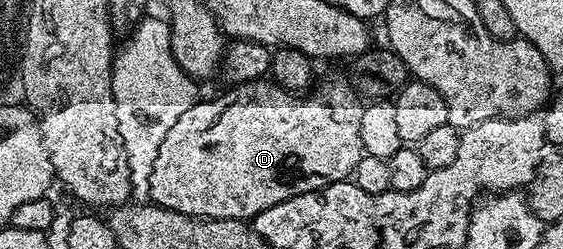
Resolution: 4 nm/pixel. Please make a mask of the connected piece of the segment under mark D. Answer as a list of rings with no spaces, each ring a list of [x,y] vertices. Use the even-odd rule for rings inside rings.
[[[255,80],[240,82],[229,87],[230,94],[222,94],[211,102],[199,100],[195,102],[172,129],[168,136],[160,140],[160,153],[156,156],[156,164],[152,164],[152,180],[150,181],[150,202],[175,210],[181,214],[188,214],[192,218],[240,218],[253,220],[264,208],[272,208],[272,204],[284,204],[284,200],[292,200],[292,196],[300,196],[304,192],[323,190],[337,182],[345,182],[353,175],[356,164],[360,164],[363,156],[362,141],[360,140],[360,116],[362,115],[363,99],[354,93],[349,81],[326,82],[315,92],[298,93],[286,90],[273,80]]]

